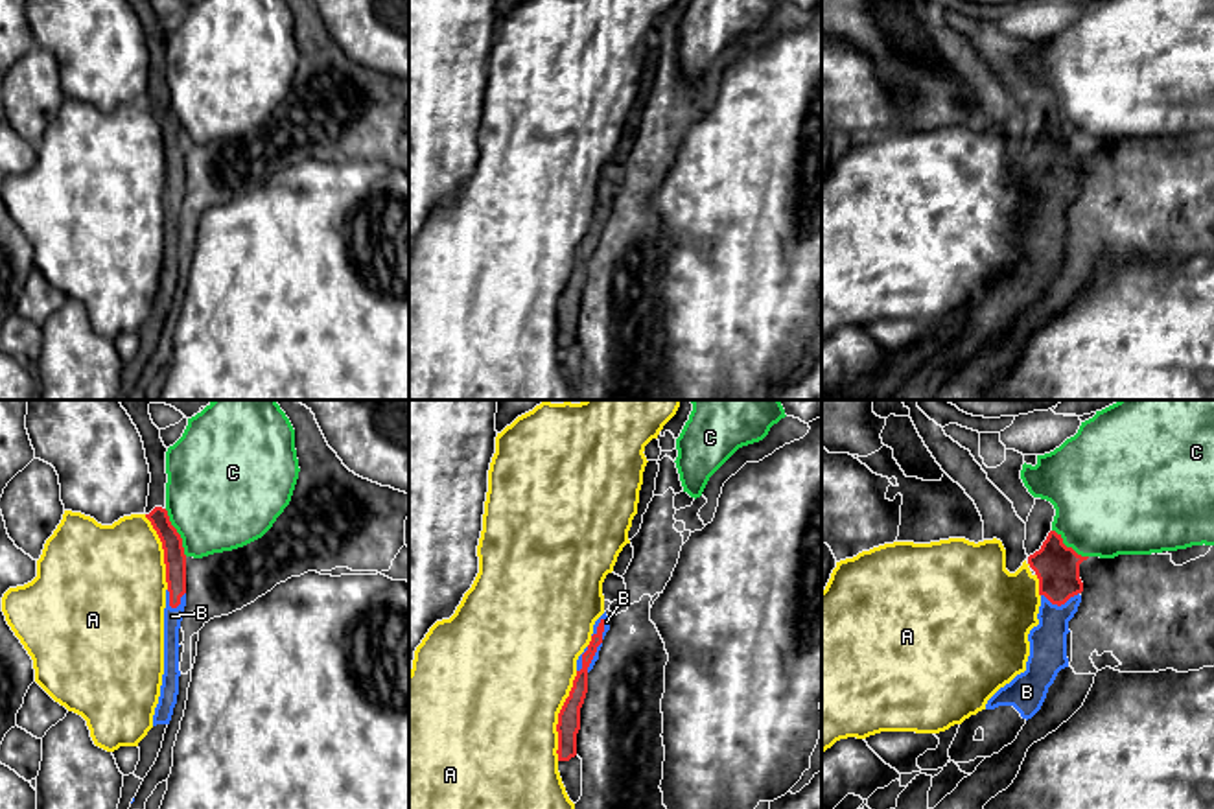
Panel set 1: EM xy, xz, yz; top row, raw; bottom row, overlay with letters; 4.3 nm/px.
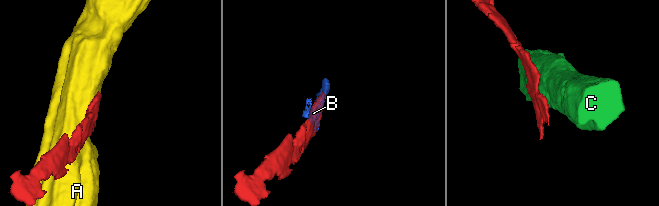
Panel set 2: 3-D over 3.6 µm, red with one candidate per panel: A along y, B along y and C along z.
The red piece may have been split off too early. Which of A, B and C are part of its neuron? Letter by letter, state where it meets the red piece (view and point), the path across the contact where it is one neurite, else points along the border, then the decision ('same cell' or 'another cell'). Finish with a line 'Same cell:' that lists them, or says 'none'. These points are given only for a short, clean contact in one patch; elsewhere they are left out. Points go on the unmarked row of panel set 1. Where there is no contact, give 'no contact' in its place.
A: xz (559, 303) | another cell
B: yz (1060, 192) | same cell
C: xy (177, 120) | another cell
Same cell: B

